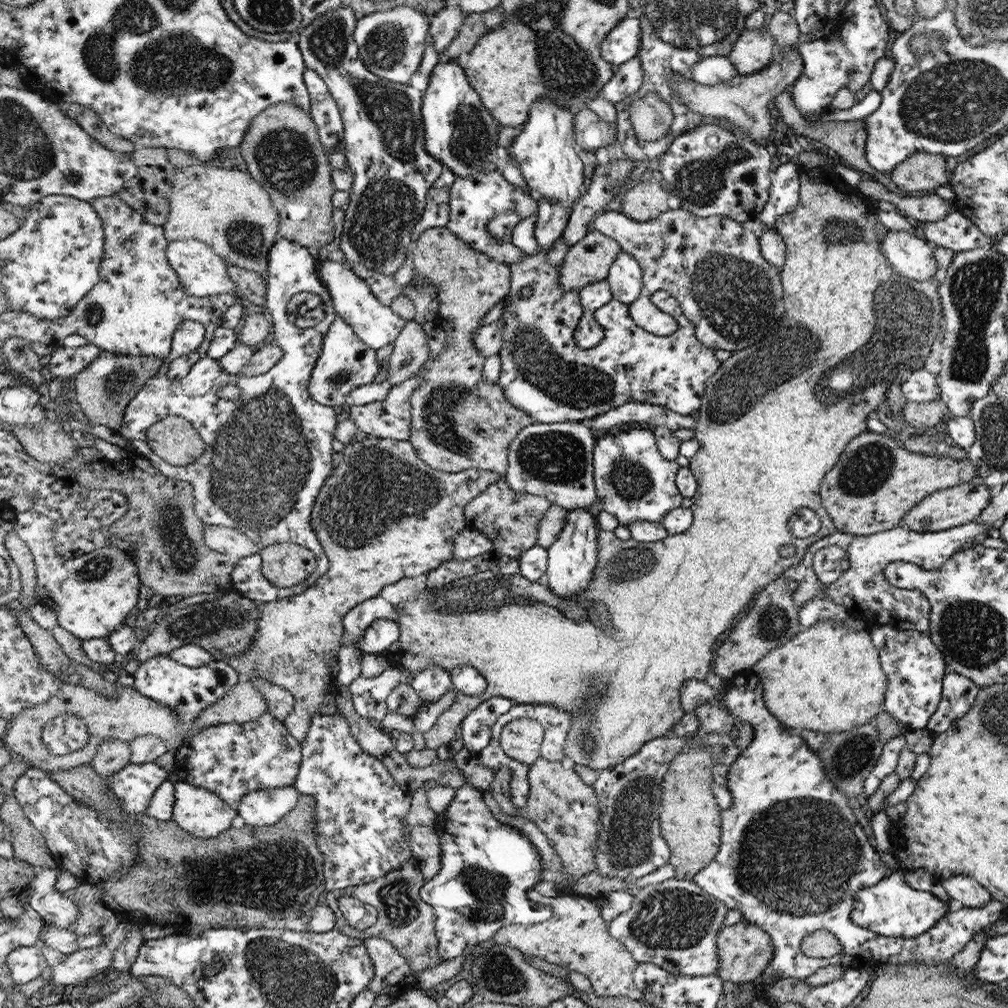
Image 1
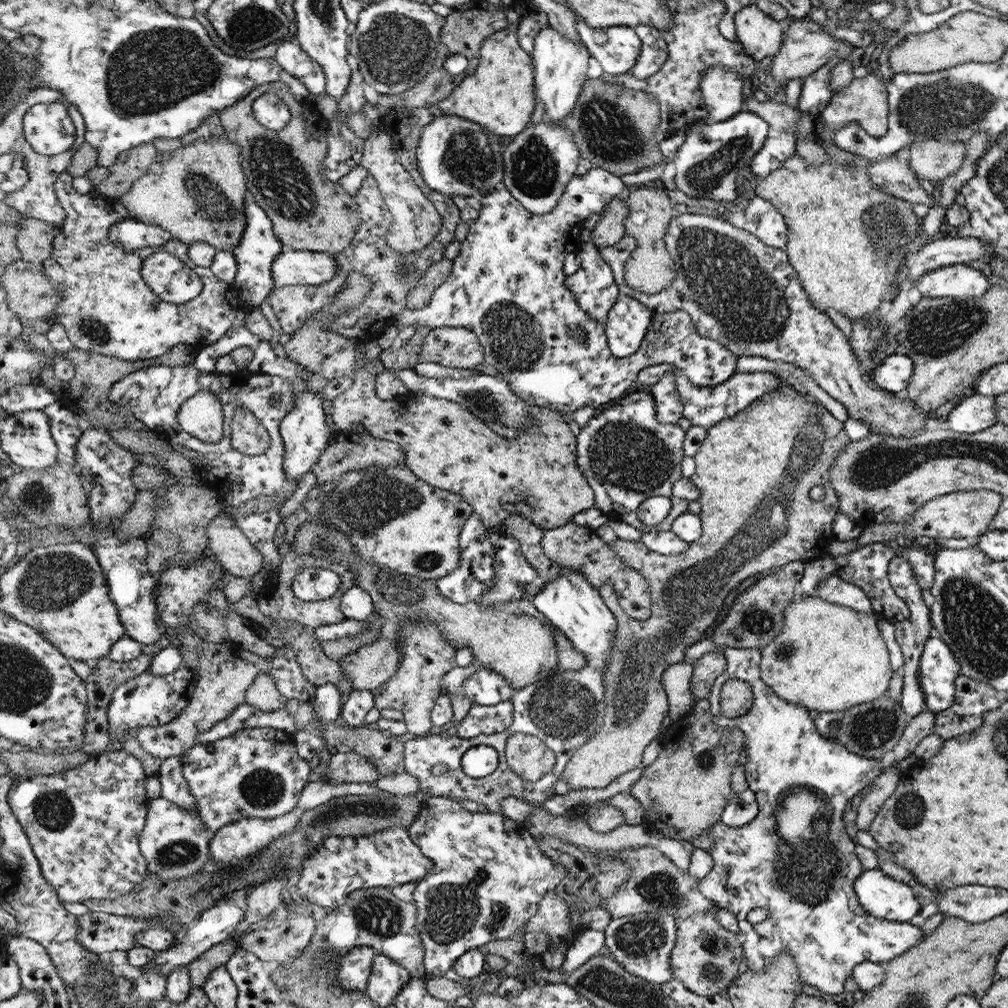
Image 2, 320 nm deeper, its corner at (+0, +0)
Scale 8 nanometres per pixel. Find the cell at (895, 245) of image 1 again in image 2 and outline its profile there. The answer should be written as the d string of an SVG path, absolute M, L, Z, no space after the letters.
M956 263L931 270L914 283L924 297L968 299L988 290L987 277L982 269Z

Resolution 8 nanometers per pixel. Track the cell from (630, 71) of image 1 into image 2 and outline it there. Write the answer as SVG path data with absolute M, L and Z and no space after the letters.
M638 25L634 27L643 43L641 57L636 62L630 74L636 80L646 80L659 72L664 63L667 62L669 48L661 37L660 30L650 25Z

